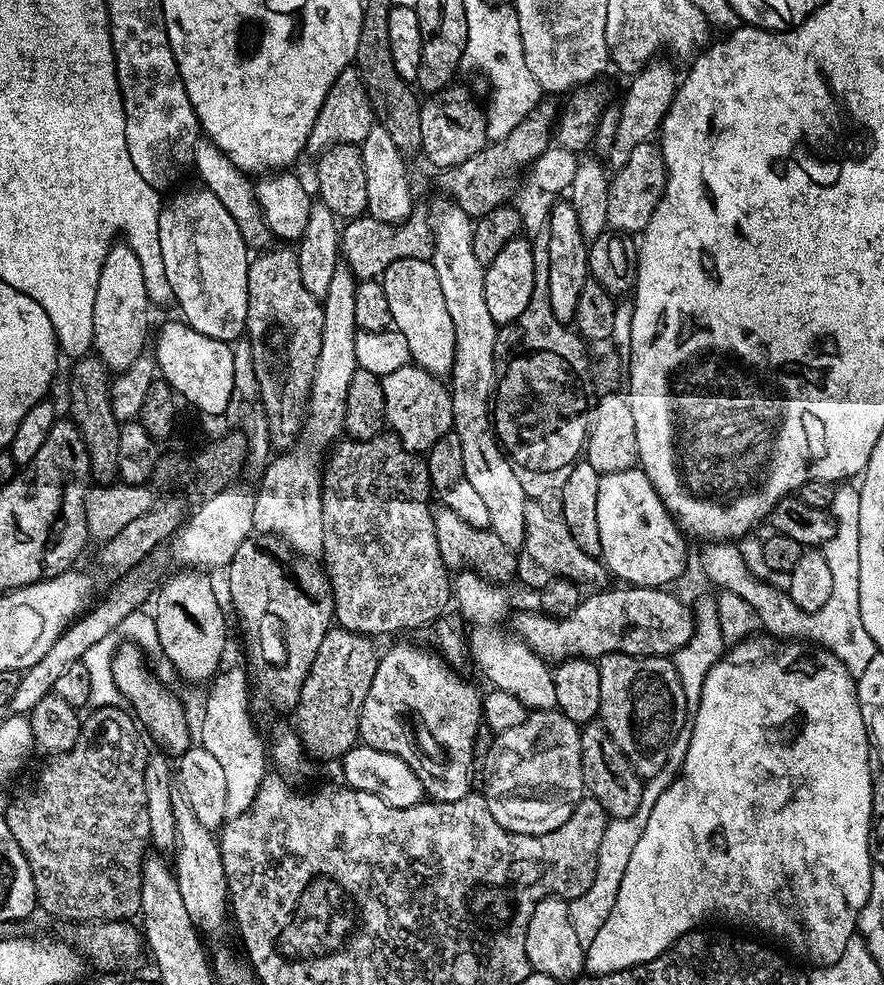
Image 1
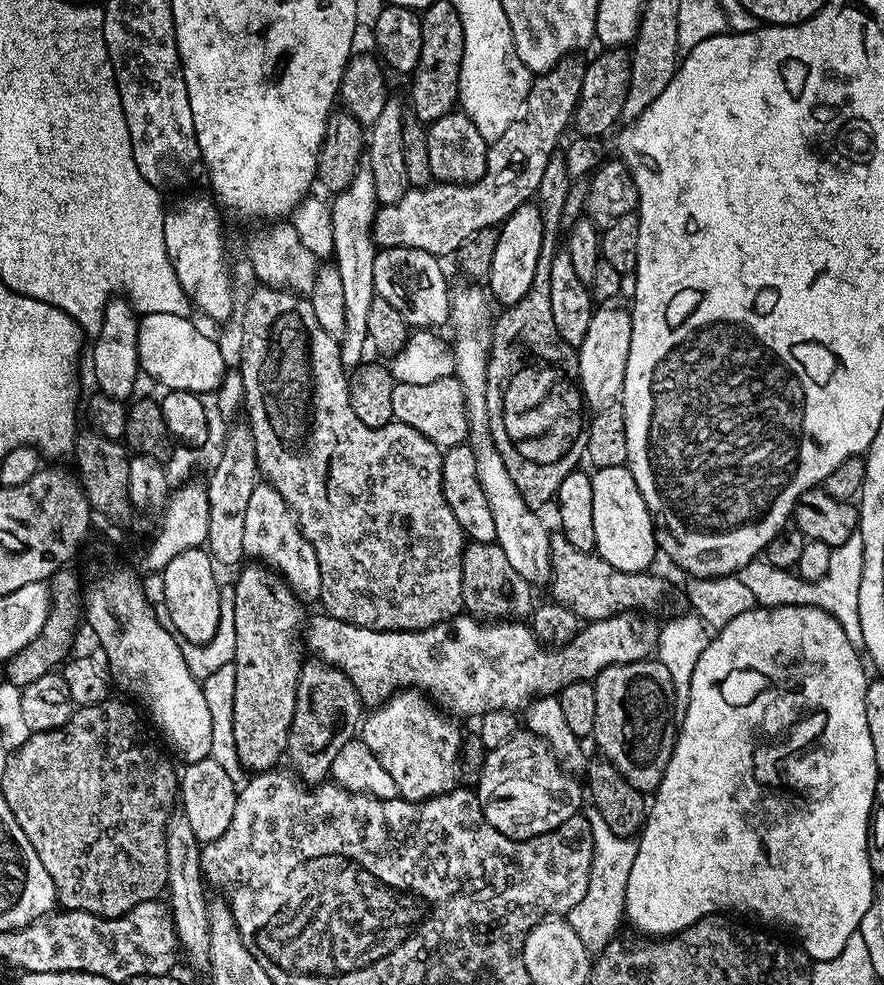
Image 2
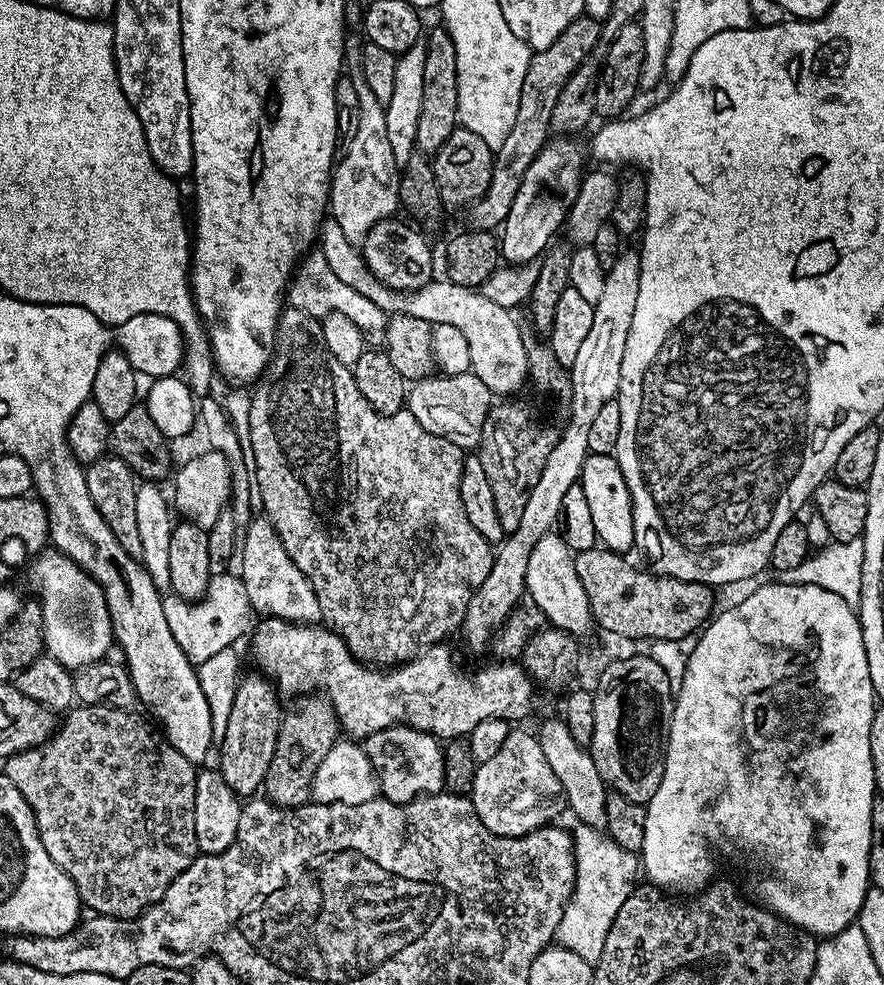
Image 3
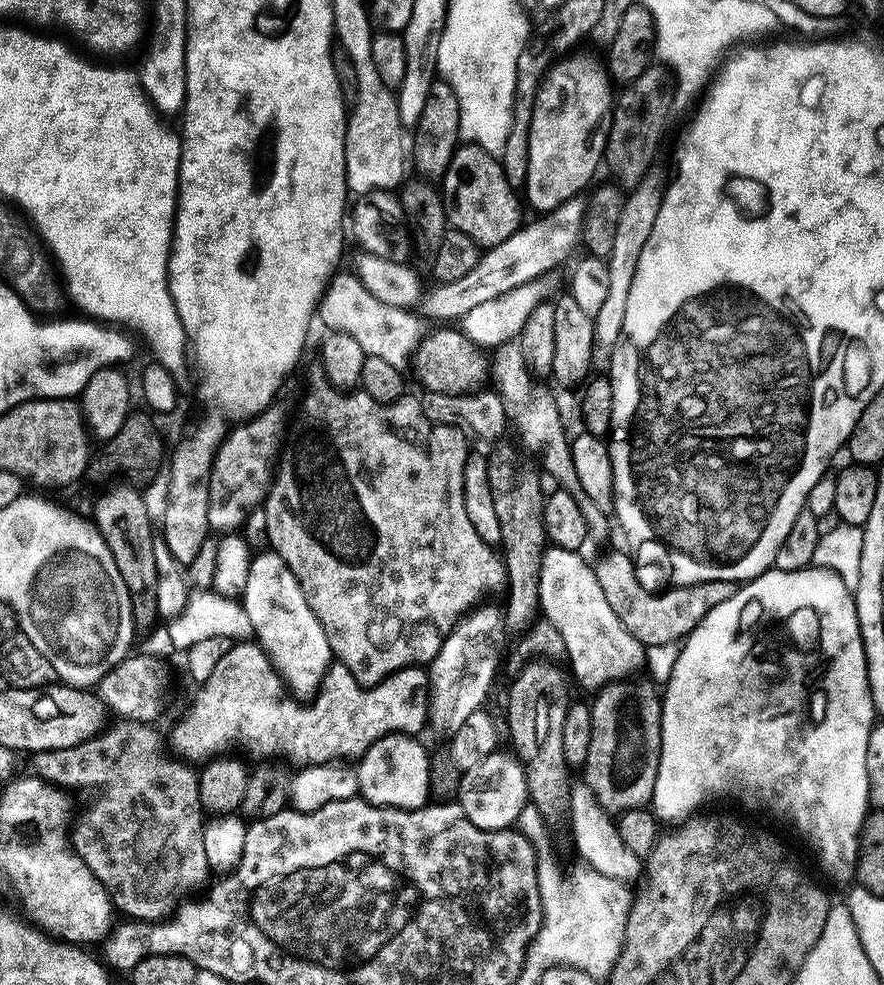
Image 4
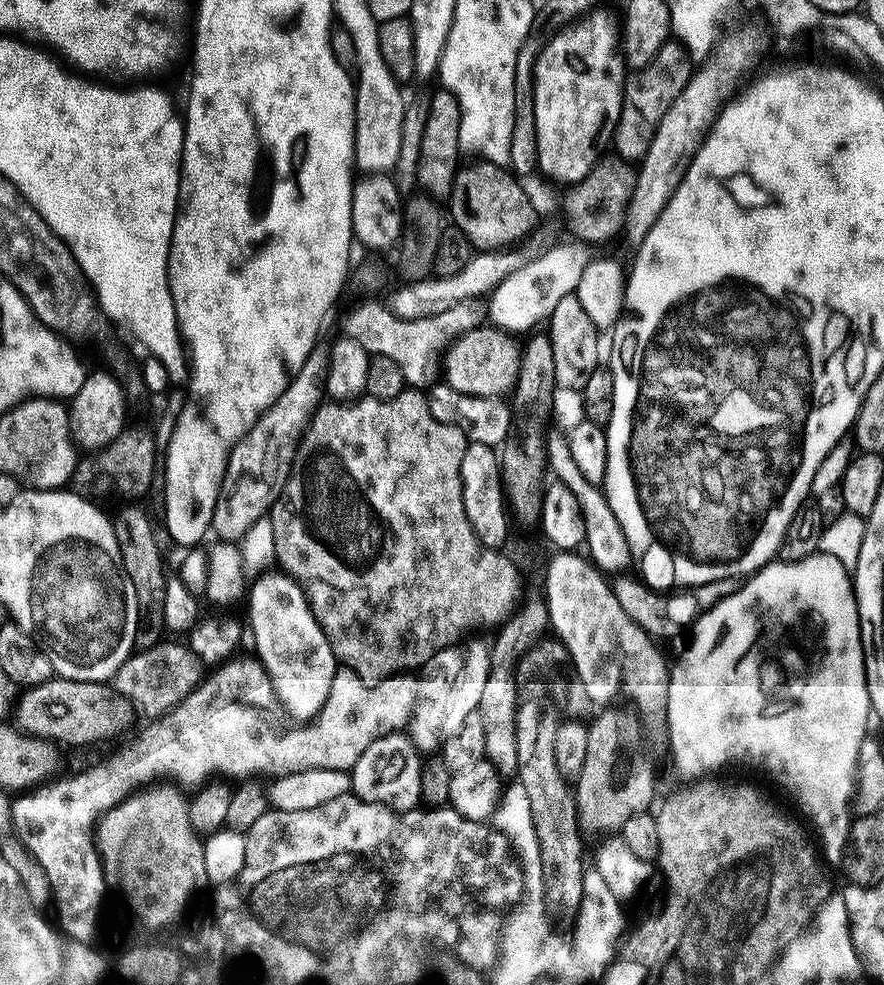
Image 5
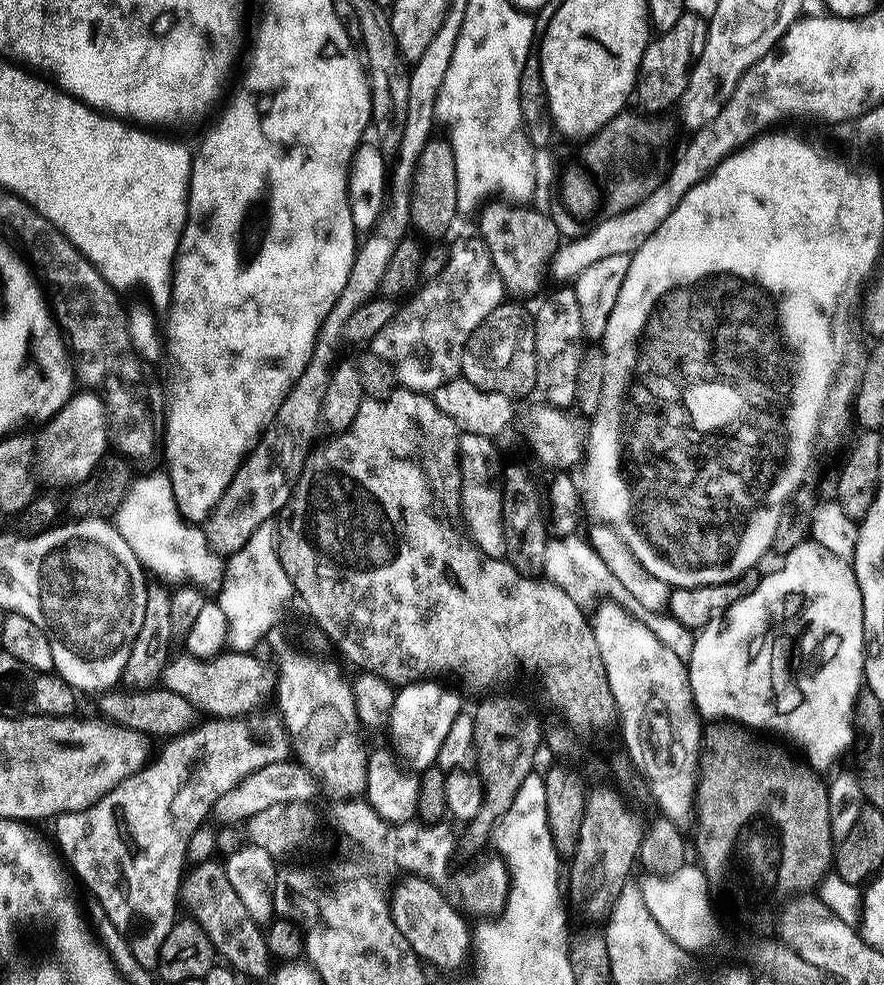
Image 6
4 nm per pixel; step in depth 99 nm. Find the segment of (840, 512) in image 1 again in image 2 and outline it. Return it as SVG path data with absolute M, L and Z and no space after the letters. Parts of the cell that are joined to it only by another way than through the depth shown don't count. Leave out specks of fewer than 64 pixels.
M857 531L850 534L850 538L842 542L842 546L832 549L830 570L821 580L803 580L799 574L793 574L789 569L770 566L763 558L751 560L745 568L740 569L738 577L751 591L757 605L777 608L787 604L812 604L815 608L824 608L830 615L840 612L840 616L844 616L848 608L840 608L840 604L852 604L852 600L858 600L863 569L864 543L862 534Z

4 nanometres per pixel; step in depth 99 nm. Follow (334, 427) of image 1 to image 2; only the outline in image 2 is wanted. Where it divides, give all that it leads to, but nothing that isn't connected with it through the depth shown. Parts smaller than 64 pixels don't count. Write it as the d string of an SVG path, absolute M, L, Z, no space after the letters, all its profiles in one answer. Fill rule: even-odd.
M356 172L350 186L346 186L344 192L335 193L330 207L334 226L334 263L338 274L342 274L344 299L344 334L339 341L340 360L345 369L351 370L365 359L364 344L366 348L369 343L366 314L370 310L370 302L377 296L374 286L374 258L378 249L372 240L372 223L378 211L378 201L371 172ZM258 483L247 503L243 545L245 557L255 558L283 576L301 601L319 601L322 574L318 570L318 554L314 554L314 546L300 531L300 521L292 507L270 483Z

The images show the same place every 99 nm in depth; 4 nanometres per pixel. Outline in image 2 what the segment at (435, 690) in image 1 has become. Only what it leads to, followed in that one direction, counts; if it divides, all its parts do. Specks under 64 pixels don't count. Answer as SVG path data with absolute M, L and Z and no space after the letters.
M416 690L398 692L387 702L373 707L371 712L372 716L363 717L362 739L383 769L394 778L399 799L413 802L433 800L435 796L442 796L457 787L460 728L455 719L437 710Z

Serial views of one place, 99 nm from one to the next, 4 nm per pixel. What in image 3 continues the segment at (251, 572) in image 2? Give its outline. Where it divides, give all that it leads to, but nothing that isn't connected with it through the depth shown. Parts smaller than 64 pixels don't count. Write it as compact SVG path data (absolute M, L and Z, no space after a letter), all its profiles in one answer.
M255 675L246 678L244 676L237 683L234 702L230 706L229 722L226 724L226 734L218 743L218 769L237 798L255 797L263 789L266 770L270 770L270 758L278 742L282 719L282 700L277 689L263 675Z

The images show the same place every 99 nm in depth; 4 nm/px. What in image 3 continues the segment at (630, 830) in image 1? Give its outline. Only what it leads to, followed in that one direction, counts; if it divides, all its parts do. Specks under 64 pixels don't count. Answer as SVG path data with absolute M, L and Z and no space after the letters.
M579 822L573 825L570 835L576 859L576 879L560 918L557 941L561 947L574 950L584 961L594 964L601 957L614 917L618 915L618 910L622 910L637 883L638 856L637 853L622 850L622 846L609 840L599 829Z

